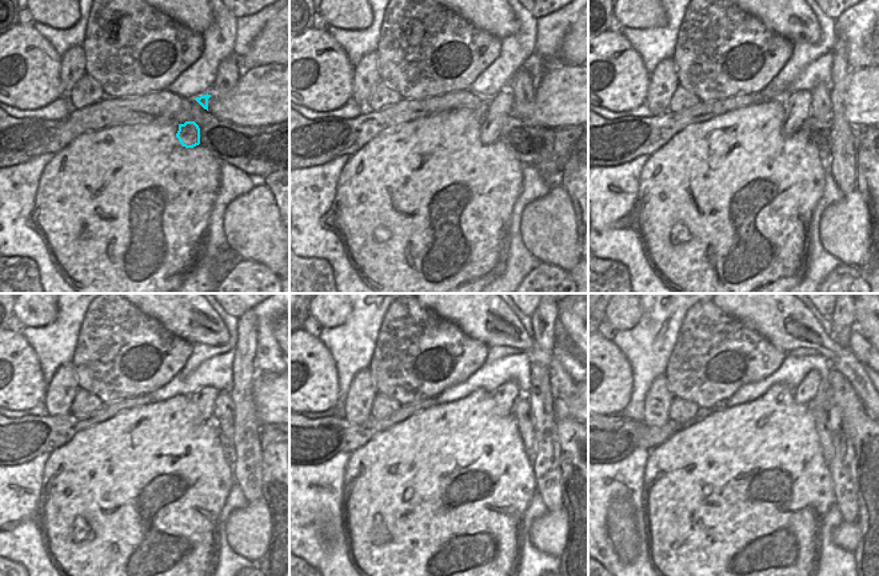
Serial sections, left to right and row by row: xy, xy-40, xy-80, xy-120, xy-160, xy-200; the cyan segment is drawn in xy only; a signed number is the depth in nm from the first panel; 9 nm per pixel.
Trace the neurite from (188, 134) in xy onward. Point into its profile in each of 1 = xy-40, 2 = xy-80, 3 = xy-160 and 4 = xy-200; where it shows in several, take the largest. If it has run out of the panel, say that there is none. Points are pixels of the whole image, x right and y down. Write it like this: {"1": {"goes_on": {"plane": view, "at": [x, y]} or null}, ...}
{"1": {"goes_on": {"plane": "xy-40", "at": [498, 107]}}, "2": {"goes_on": {"plane": "xy-80", "at": [796, 104]}}, "3": {"goes_on": {"plane": "xy-160", "at": [504, 396]}}, "4": {"goes_on": {"plane": "xy-200", "at": [806, 391]}}}

